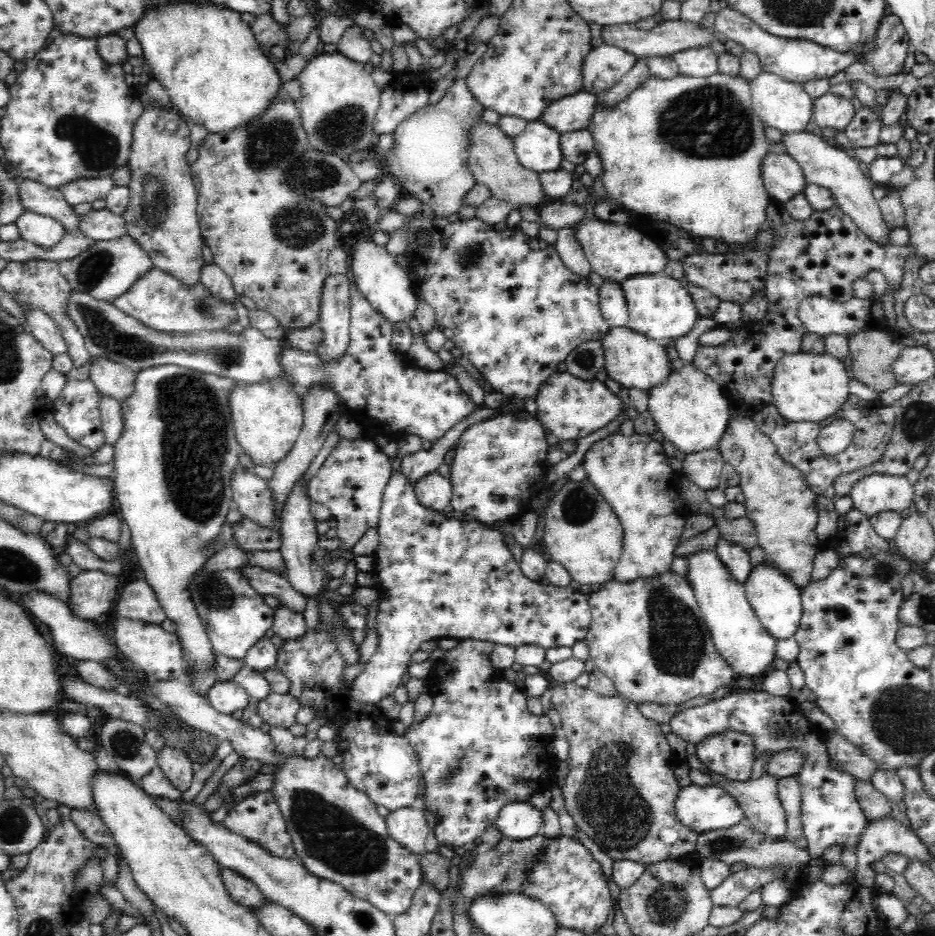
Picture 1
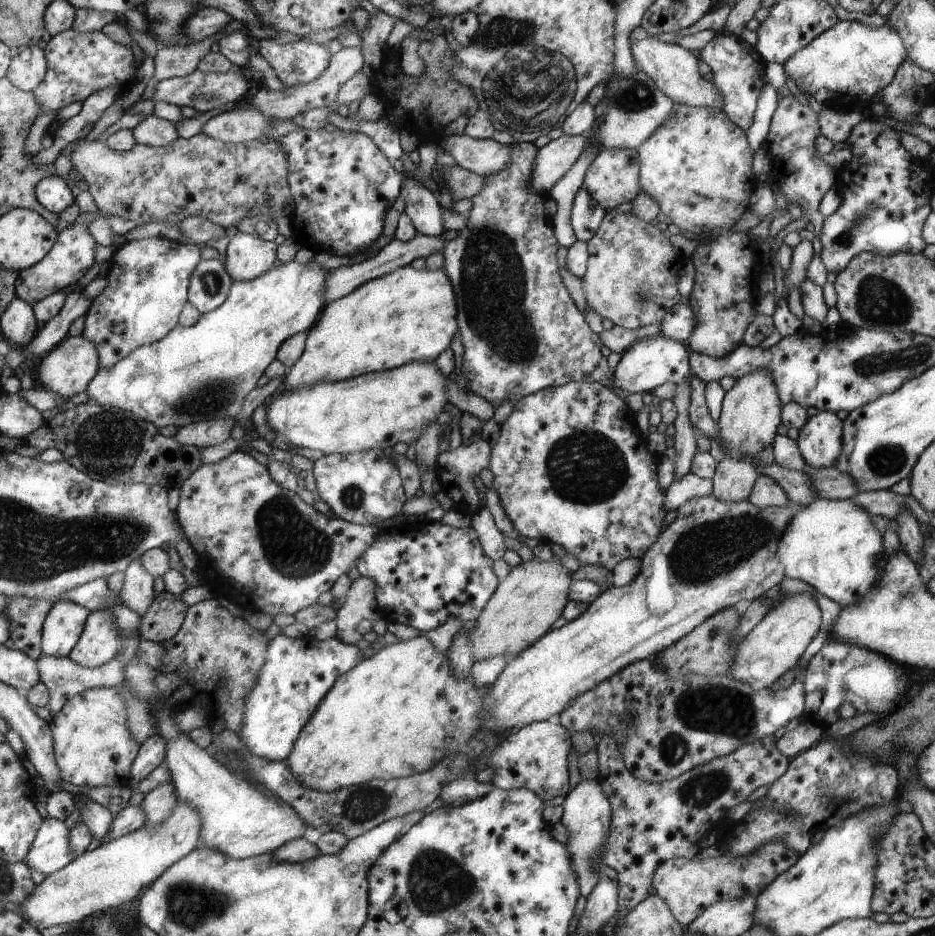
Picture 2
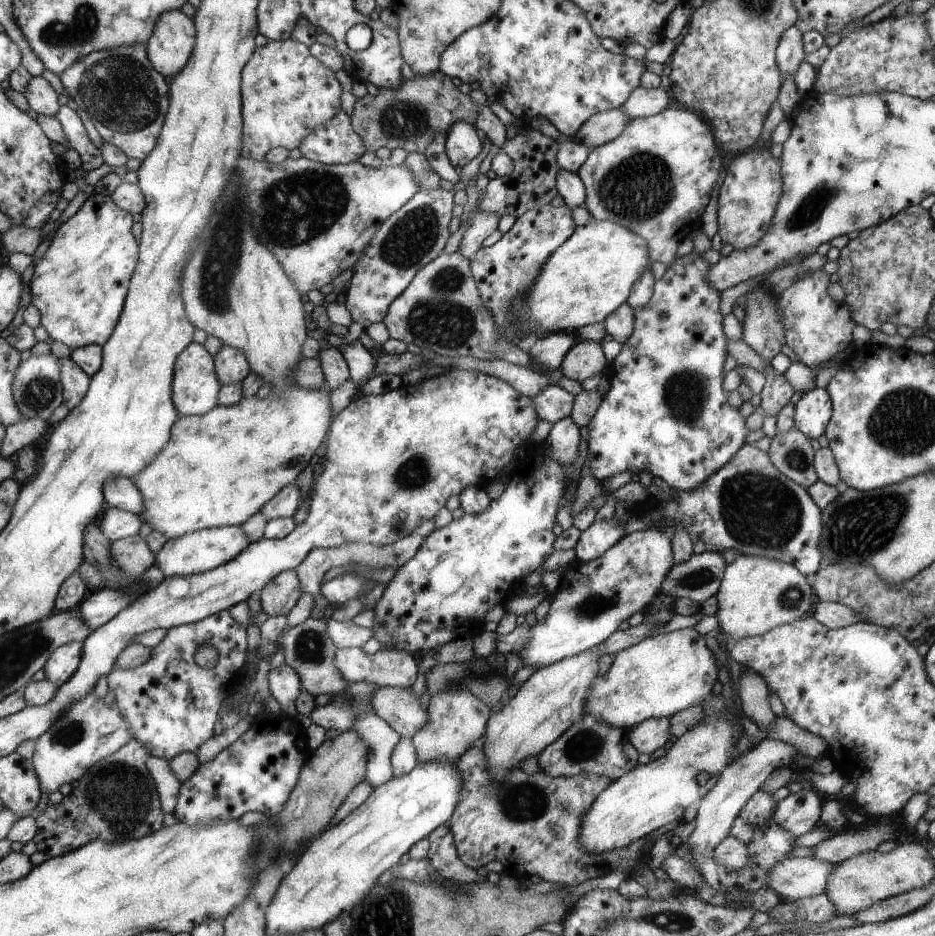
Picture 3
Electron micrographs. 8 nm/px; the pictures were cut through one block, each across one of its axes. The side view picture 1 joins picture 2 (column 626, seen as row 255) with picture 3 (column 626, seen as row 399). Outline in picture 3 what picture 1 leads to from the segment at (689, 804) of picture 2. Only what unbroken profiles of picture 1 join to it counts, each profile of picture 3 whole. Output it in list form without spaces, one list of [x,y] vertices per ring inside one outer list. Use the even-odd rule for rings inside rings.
[[[583,713],[578,720],[551,745],[537,754],[538,765],[553,777],[572,777],[575,774],[597,774],[615,780],[635,766],[641,766],[641,754],[628,741],[628,730],[607,724],[605,720]]]

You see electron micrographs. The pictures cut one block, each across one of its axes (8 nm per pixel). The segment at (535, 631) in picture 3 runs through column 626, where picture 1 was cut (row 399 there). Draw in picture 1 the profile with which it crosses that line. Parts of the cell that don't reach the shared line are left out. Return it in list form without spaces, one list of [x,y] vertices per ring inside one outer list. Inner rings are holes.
[[[556,371],[542,382],[537,396],[536,416],[547,432],[560,440],[578,440],[606,426],[620,412],[621,400],[614,396],[605,383],[596,379],[582,381],[570,373]]]

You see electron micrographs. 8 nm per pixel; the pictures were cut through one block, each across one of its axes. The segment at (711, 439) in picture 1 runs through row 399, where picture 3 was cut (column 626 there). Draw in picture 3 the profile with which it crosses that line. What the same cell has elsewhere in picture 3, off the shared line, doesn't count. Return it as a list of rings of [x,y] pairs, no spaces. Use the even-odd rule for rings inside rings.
[[[692,628],[645,637],[638,643],[616,652],[608,671],[603,675],[597,674],[593,686],[589,688],[589,694],[585,698],[585,706],[583,706],[582,711],[585,714],[593,714],[593,716],[605,720],[611,726],[625,728],[625,730],[646,718],[669,718],[672,714],[688,708],[688,706],[701,704],[712,693],[713,685],[718,679],[717,663],[714,654],[705,644],[703,635]]]

